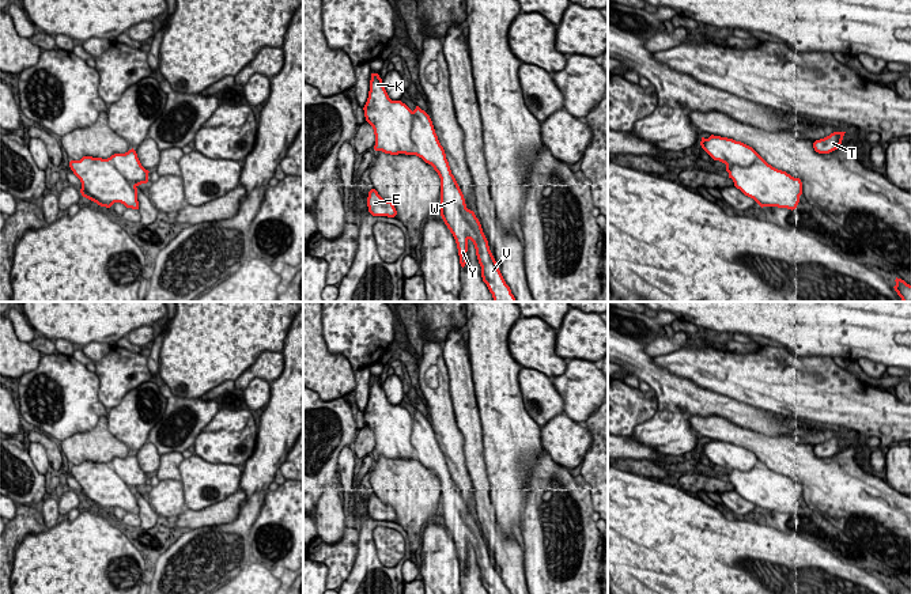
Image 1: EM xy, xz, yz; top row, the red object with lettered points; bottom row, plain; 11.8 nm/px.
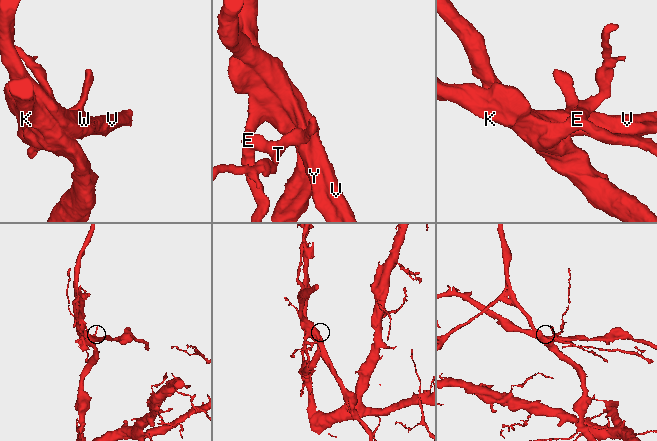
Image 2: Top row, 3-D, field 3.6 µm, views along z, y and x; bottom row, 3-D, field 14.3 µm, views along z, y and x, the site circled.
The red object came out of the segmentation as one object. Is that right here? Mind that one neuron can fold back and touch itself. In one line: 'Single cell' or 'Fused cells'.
Fused cells

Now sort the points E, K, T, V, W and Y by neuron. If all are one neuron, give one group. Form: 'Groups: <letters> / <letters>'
Groups: E K T / V W Y

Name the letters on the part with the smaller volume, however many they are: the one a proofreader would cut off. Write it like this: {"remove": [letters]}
{"remove": ["V", "W", "Y"]}

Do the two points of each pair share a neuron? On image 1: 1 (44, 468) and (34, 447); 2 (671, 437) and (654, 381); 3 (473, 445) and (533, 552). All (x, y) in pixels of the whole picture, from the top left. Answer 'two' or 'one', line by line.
1: one
2: one
3: two

